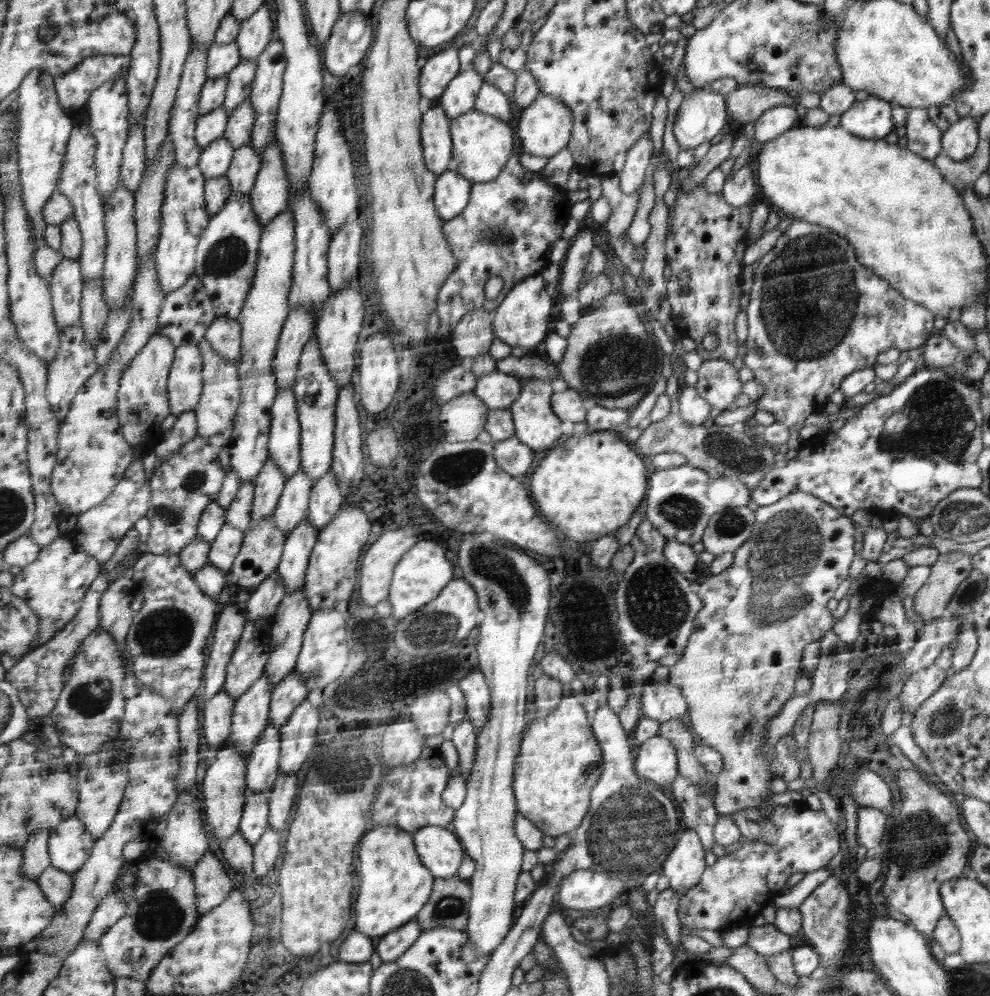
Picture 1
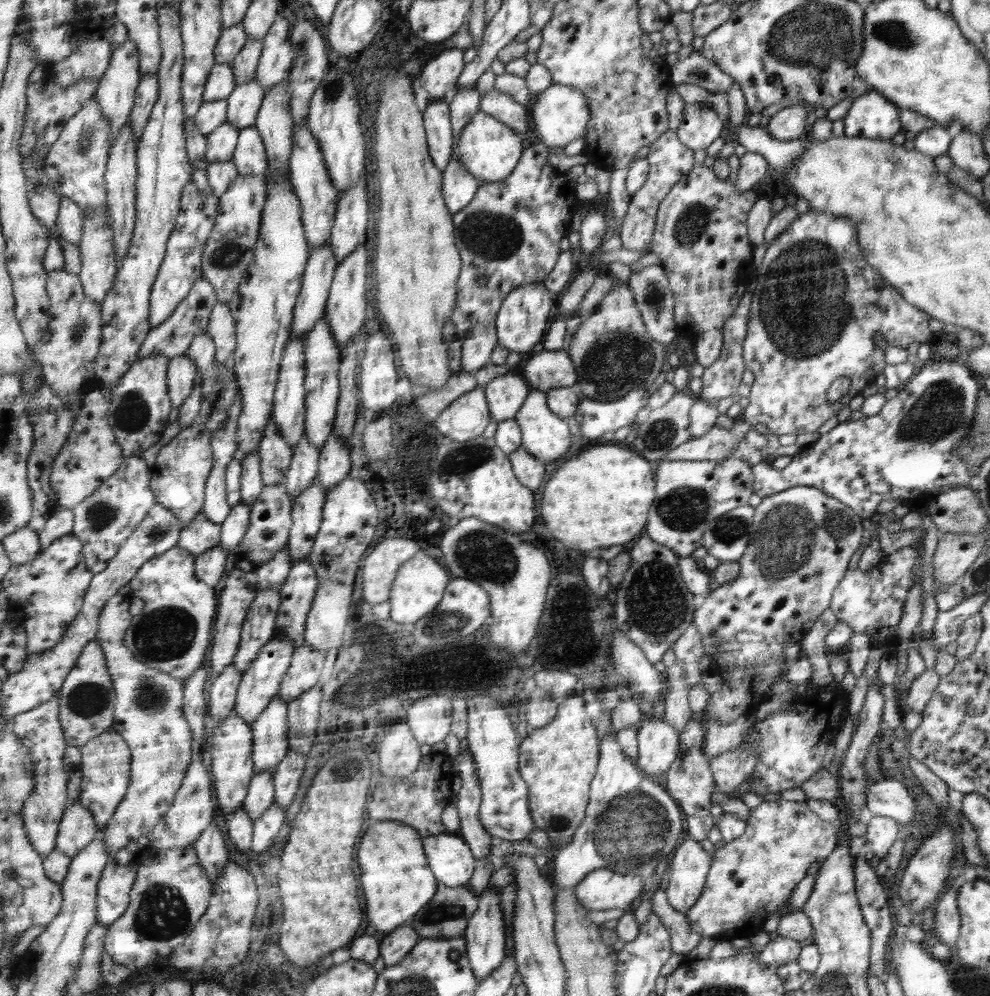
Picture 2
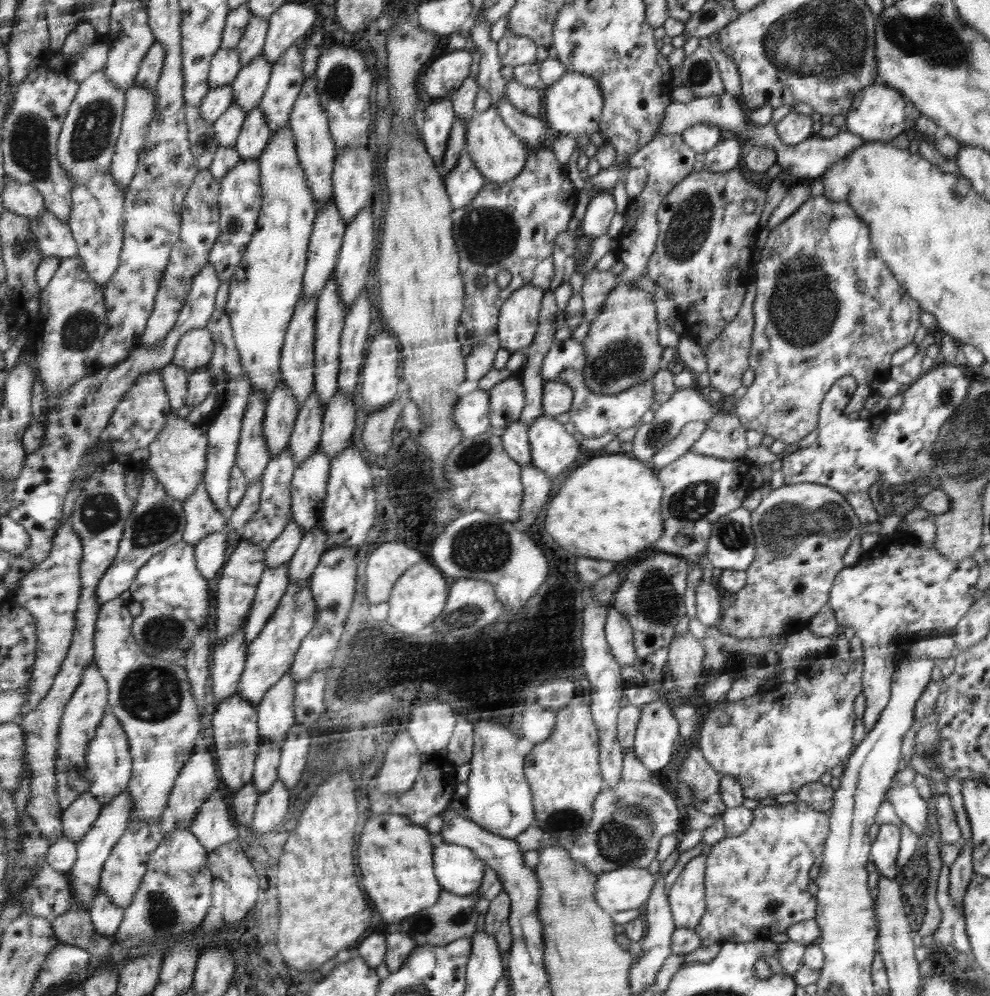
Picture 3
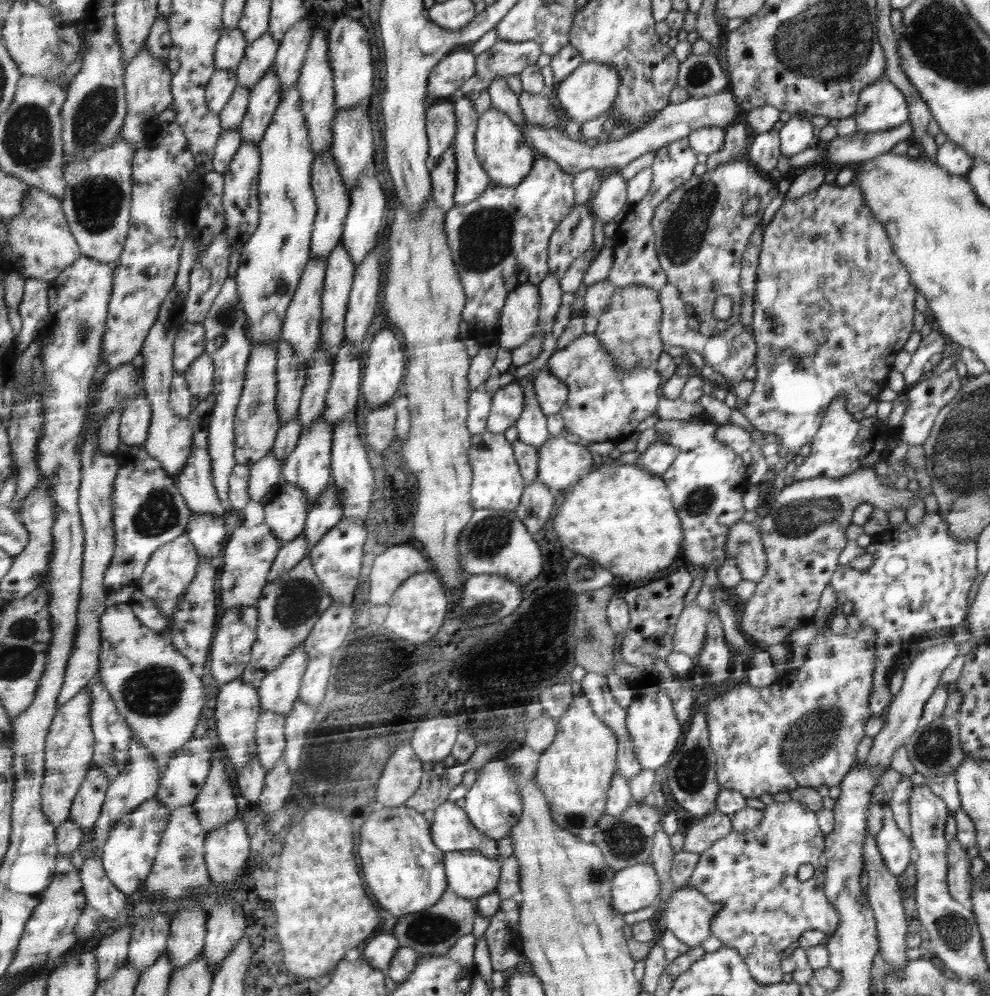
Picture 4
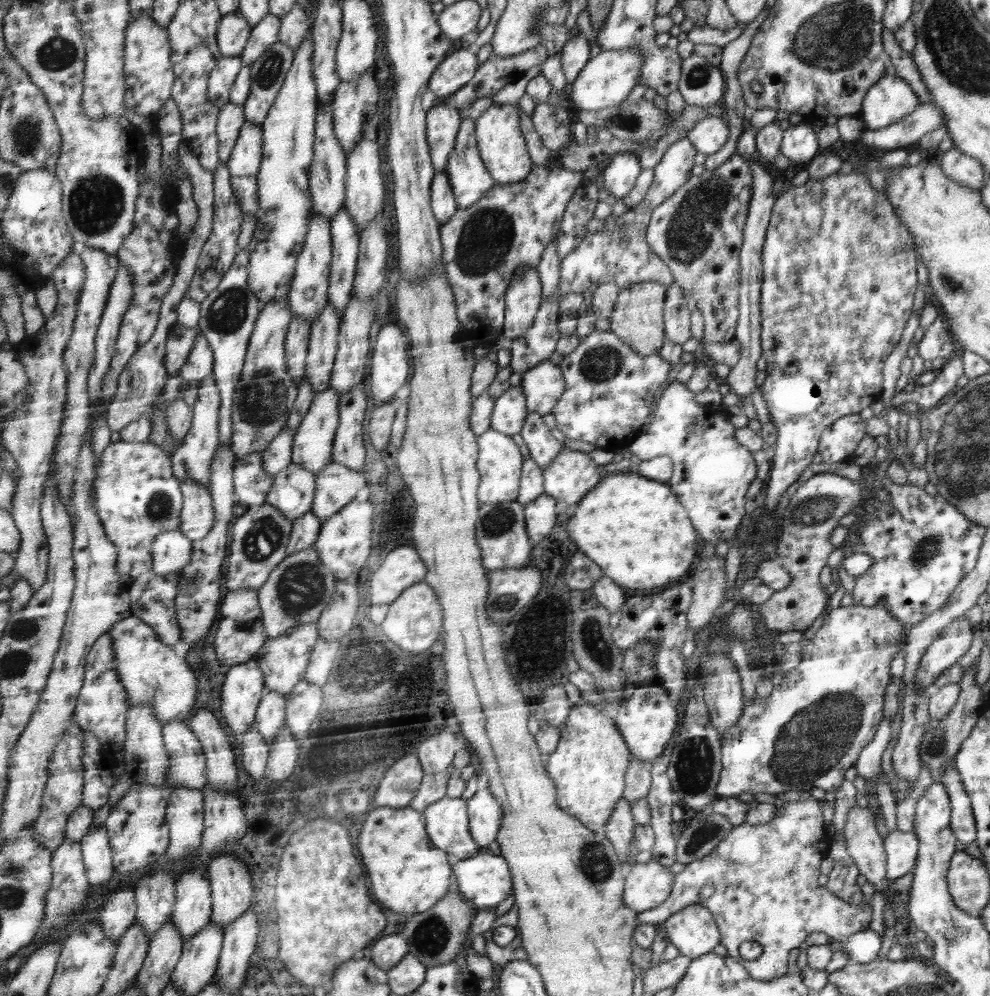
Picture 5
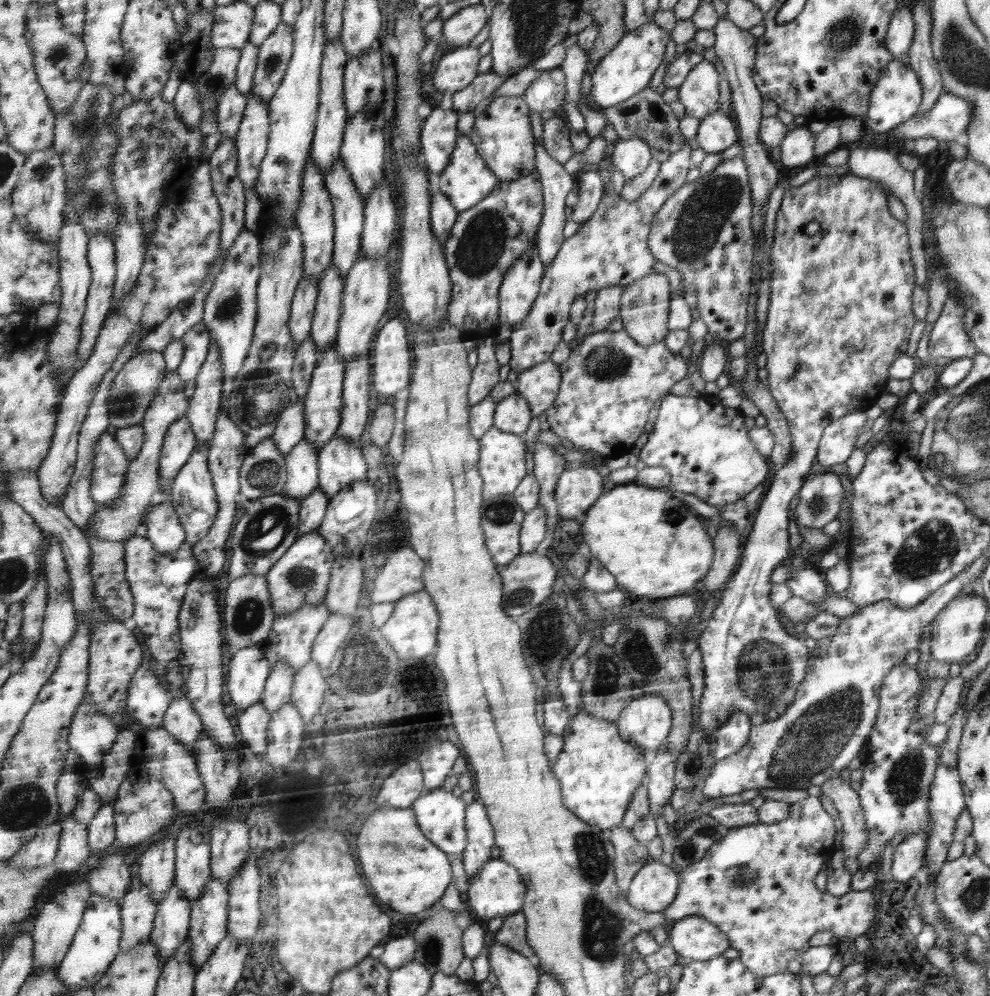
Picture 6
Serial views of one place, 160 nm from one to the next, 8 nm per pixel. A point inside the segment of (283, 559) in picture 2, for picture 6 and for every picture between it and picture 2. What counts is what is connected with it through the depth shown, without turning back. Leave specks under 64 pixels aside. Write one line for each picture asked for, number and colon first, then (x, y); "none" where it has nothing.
3: (283, 549)
4: (286, 506)
5: (293, 490)
6: (302, 467)

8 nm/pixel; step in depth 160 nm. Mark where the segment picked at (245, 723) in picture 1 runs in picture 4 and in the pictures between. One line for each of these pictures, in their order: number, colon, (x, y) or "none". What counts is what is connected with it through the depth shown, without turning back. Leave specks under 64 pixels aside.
2: (262, 681)
3: (269, 657)
4: (289, 608)

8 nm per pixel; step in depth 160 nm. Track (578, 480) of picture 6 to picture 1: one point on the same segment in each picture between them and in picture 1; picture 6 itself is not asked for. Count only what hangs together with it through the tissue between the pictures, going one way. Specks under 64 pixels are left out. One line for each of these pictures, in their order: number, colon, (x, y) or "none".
1: (535, 424)
2: (545, 435)
3: (552, 450)
4: (559, 461)
5: (572, 474)

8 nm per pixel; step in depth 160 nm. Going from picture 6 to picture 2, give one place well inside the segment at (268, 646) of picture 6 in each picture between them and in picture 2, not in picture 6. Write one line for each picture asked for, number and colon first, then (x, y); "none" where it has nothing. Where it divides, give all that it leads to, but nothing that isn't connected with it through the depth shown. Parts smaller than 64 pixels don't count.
2: (271, 731)
3: (276, 712)
4: (278, 692)
5: (284, 660)

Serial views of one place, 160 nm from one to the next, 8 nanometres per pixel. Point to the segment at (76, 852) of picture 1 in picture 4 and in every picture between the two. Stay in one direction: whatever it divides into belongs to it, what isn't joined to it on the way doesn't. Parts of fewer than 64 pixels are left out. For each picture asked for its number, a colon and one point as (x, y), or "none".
2: (77, 829)
3: (77, 820)
4: (87, 805)

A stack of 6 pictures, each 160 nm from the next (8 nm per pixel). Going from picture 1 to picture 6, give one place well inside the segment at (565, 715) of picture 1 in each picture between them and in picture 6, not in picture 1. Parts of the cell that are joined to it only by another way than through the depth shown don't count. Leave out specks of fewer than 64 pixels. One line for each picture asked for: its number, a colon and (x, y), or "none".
2: (558, 762)
3: (564, 772)
4: (576, 772)
5: (588, 767)
6: (600, 772)

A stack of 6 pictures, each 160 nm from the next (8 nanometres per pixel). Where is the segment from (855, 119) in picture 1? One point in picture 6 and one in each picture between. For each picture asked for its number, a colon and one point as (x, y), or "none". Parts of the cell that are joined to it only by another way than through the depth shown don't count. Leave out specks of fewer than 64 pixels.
2: (872, 115)
3: (877, 114)
4: (882, 106)
5: (891, 98)
6: (896, 98)

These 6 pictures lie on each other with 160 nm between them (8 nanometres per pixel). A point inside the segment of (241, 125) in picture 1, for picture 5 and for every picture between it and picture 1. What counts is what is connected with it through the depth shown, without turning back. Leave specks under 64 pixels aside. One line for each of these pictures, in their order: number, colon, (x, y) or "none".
2: (243, 103)
3: (250, 84)
4: (259, 55)
5: (262, 36)

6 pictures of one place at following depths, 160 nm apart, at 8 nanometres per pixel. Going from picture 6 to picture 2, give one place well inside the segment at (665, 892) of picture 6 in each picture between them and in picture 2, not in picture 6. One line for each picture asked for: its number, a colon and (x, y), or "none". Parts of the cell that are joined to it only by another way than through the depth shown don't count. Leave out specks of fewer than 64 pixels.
2: (604, 889)
3: (626, 888)
4: (636, 887)
5: (649, 884)

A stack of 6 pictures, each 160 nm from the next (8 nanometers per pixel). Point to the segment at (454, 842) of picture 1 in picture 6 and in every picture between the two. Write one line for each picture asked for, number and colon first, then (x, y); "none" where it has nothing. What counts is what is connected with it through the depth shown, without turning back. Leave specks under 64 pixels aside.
2: (451, 860)
3: (459, 869)
4: (471, 875)
5: (485, 880)
6: (499, 890)

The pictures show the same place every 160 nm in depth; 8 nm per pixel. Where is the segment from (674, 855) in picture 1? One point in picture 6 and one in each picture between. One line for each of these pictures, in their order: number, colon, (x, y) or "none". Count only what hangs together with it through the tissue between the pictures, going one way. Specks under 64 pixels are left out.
2: (690, 865)
3: (687, 898)
4: (689, 914)
5: (693, 930)
6: (695, 938)

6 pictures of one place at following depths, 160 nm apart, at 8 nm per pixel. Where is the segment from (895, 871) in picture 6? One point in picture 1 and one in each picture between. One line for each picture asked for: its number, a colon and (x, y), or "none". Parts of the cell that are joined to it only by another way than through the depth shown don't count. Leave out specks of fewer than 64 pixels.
1: (871, 822)
2: (882, 832)
3: (885, 849)
4: (896, 848)
5: (902, 848)

